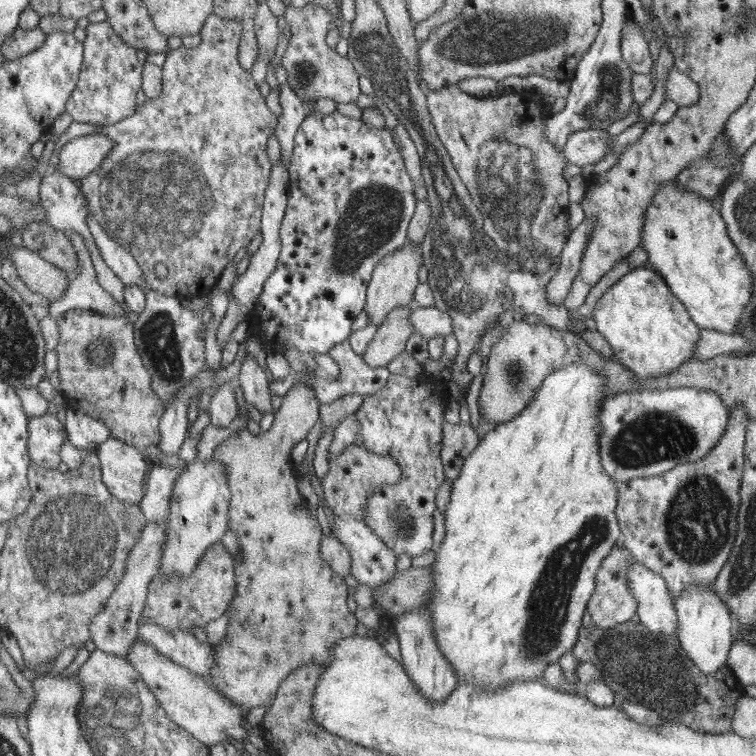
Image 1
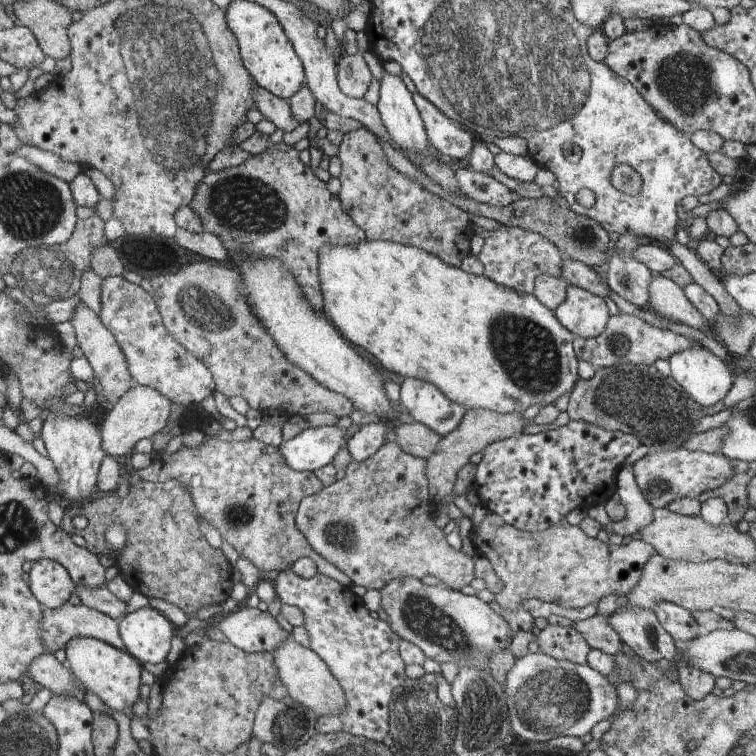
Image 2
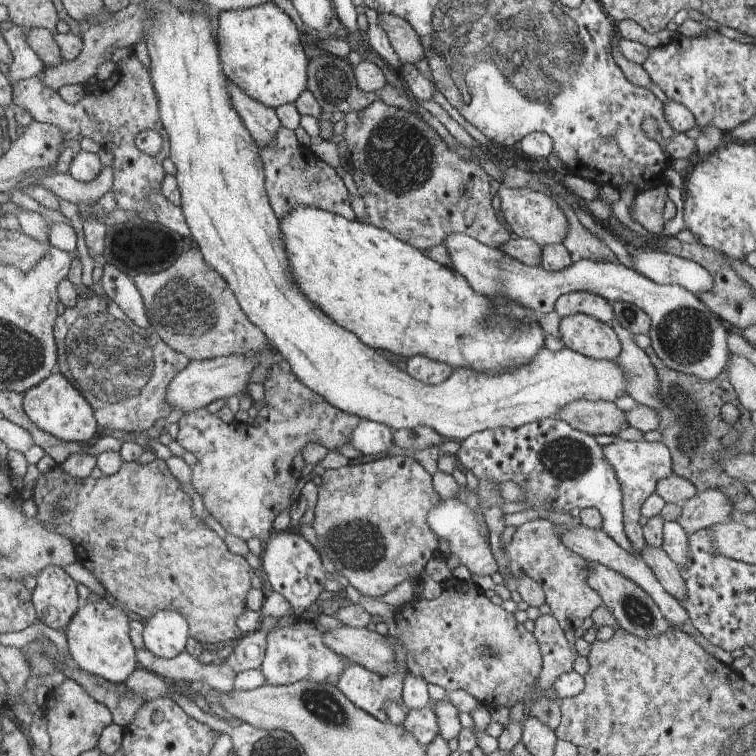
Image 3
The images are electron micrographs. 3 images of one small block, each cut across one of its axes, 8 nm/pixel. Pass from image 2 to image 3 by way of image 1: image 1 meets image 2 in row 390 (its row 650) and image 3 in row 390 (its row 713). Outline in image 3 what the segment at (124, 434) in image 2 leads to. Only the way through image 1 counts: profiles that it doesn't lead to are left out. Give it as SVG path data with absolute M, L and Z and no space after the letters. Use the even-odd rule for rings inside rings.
M230 354L205 361L190 361L189 366L176 376L169 384L168 400L174 410L184 414L205 408L214 400L227 400L232 395L246 390L250 375L258 366L258 358L254 354L241 356Z

